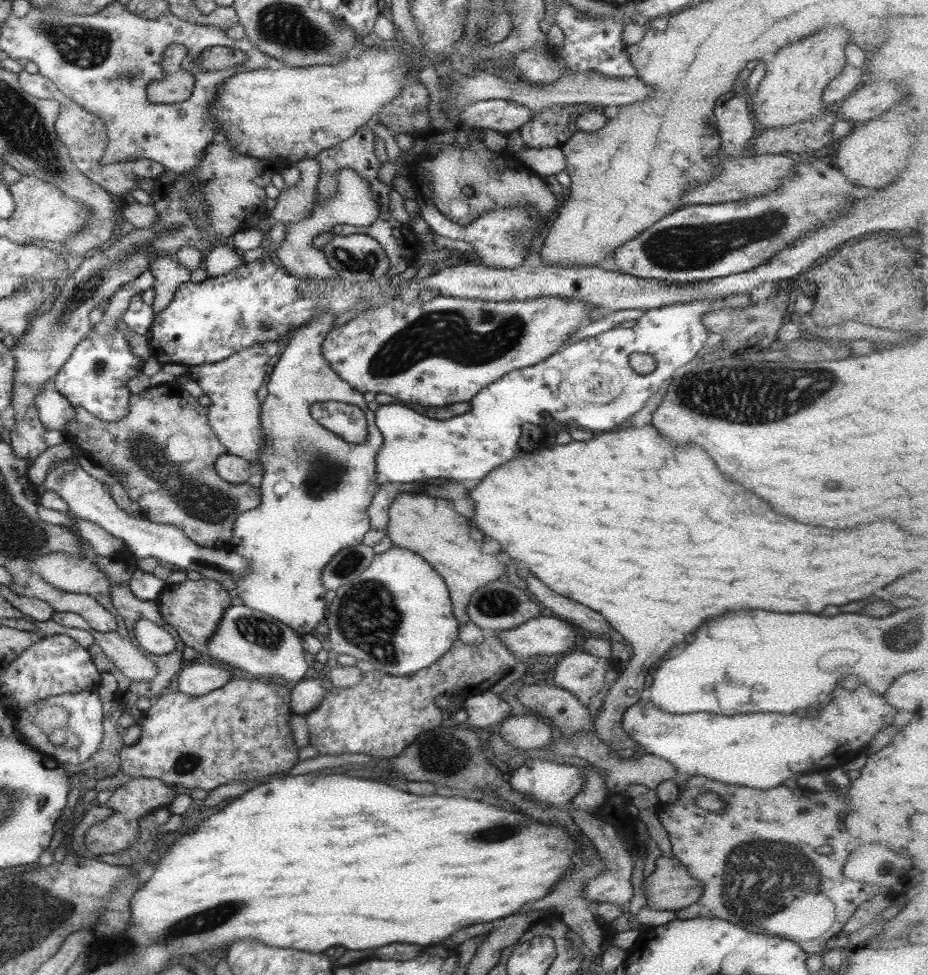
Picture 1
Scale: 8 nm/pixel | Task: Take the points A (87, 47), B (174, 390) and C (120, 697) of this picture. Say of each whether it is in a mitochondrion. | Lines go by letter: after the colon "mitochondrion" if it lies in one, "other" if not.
A: mitochondrion
B: other
C: other

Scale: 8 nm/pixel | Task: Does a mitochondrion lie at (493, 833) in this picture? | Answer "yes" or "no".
yes

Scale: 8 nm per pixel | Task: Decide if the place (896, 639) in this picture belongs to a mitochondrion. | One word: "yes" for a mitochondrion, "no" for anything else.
yes

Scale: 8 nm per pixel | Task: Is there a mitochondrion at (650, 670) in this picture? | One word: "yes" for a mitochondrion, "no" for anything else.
no

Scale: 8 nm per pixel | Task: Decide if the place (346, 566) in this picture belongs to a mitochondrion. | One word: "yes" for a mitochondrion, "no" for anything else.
yes

